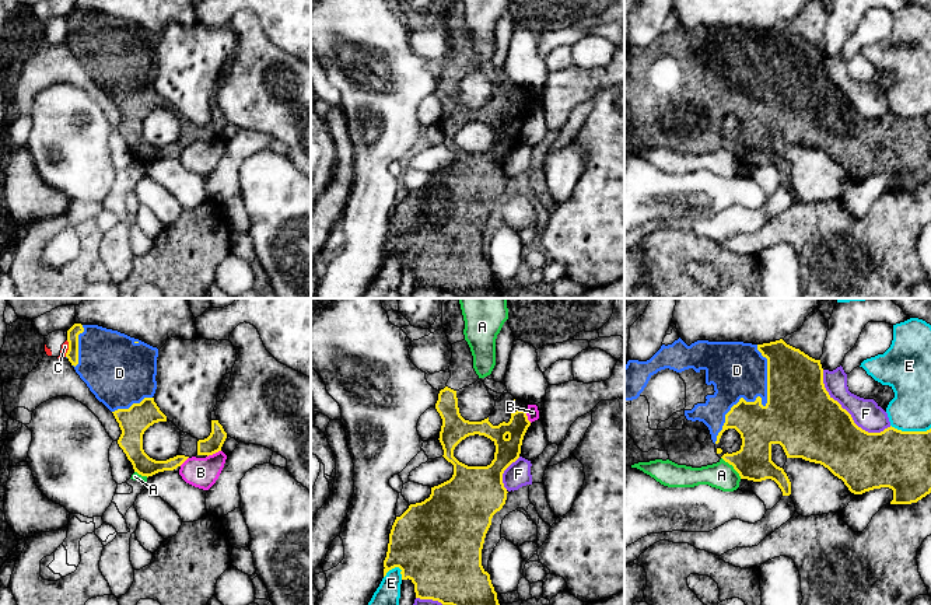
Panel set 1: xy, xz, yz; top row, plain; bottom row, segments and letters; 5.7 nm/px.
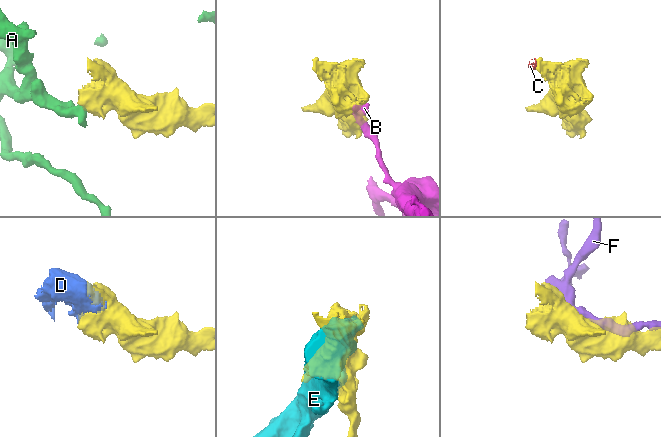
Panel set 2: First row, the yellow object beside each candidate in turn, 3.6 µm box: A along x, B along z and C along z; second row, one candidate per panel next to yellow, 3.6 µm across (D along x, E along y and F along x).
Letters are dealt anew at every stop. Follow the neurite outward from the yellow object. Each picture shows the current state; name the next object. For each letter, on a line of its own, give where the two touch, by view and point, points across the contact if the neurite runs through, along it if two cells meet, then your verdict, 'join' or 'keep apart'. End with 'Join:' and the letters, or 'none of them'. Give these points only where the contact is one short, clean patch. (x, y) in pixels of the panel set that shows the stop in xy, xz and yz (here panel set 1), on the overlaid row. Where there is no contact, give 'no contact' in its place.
A: yz (732, 465) | along yz (721, 457), (741, 478) | keep apart
B: xy (213, 453) | along xy (220, 450), (207, 457) | keep apart
C: xy (69, 349) | along xy (67, 341), (65, 356) | keep apart
D: yz (760, 399) | join
E: yz (910, 432) | keep apart
F: yz (850, 415) | keep apart
Join: D

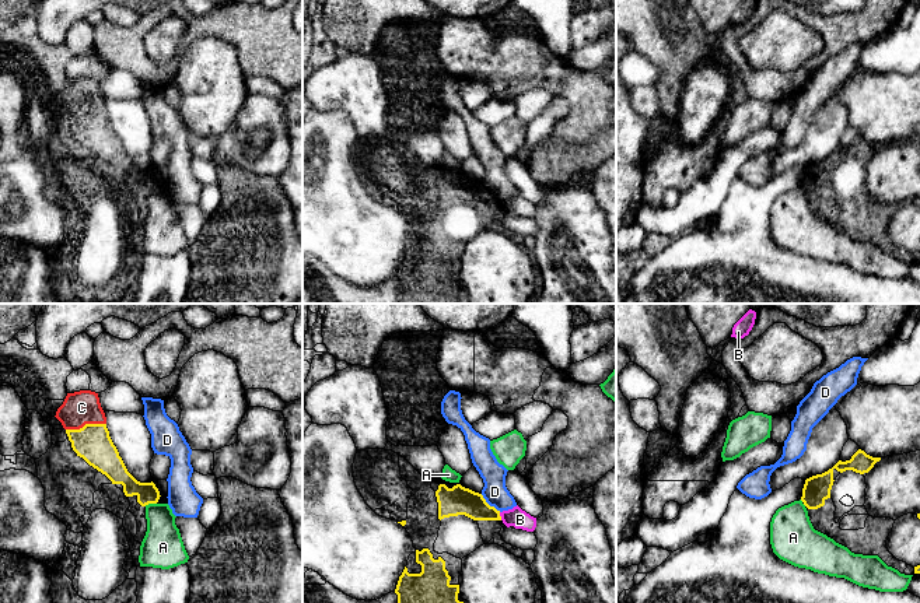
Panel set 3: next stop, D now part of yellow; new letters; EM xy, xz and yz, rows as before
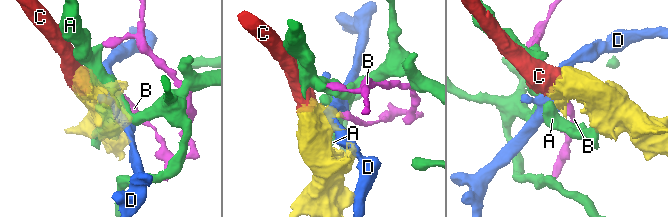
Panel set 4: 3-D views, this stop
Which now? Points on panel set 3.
A: xy (150, 502) | along xy (156, 502), (144, 505) | keep apart
B: xz (500, 516) | along xz (499, 512), (502, 519) | keep apart
C: xy (86, 424) | join
D: xz (489, 505) | along xz (481, 494), (490, 505), (500, 511) | keep apart
Join: C

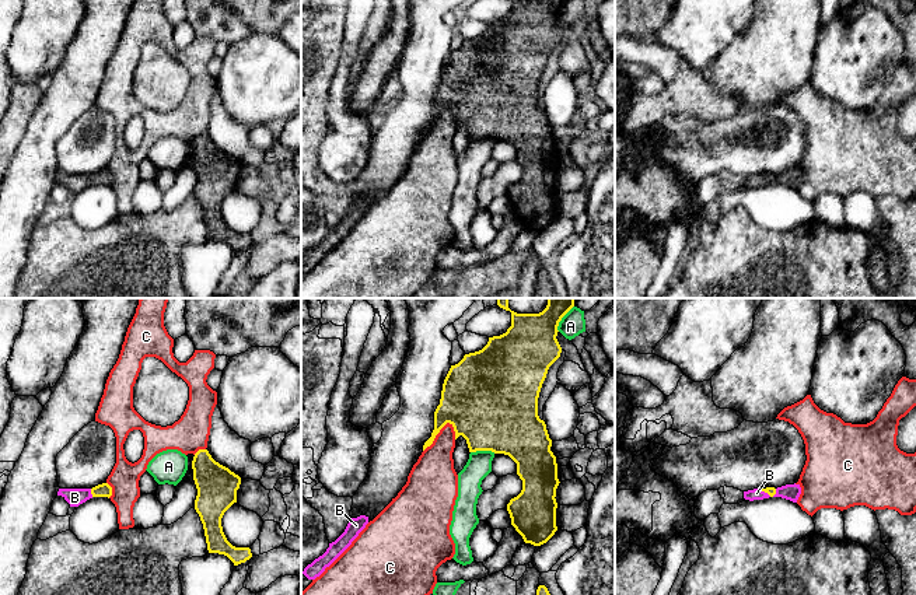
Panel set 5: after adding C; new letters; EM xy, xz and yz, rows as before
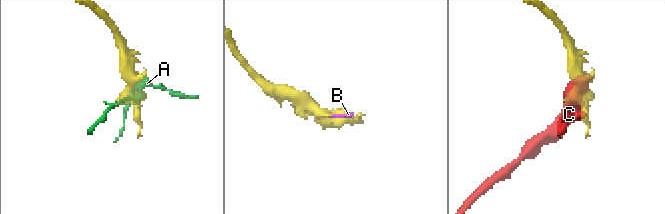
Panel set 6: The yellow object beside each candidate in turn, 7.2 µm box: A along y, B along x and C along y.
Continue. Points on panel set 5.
A: xz (483, 450) | keep apart
B: xy (91, 493) | across xy (101, 490), (91, 493), (74, 497) | join
C: xz (437, 433) | keep apart
Join: B

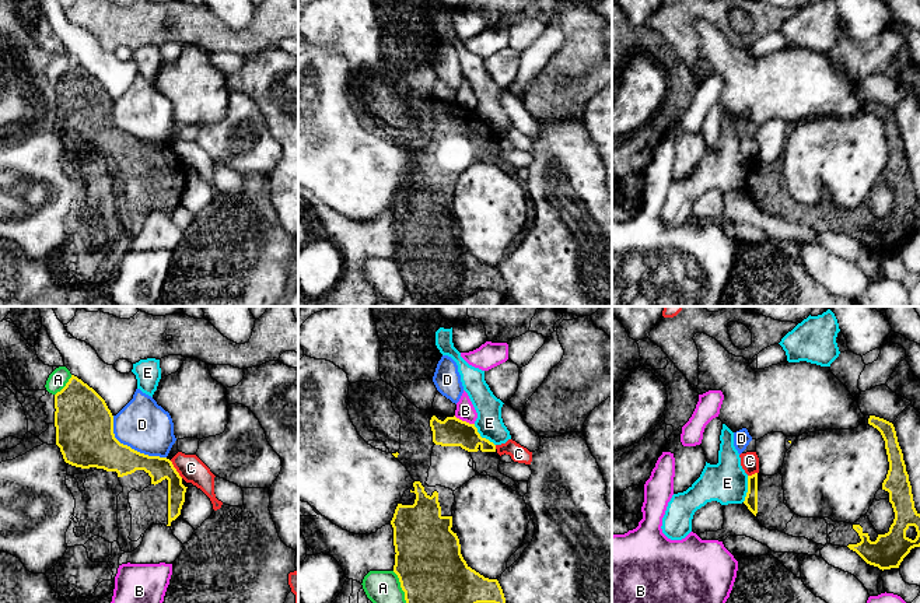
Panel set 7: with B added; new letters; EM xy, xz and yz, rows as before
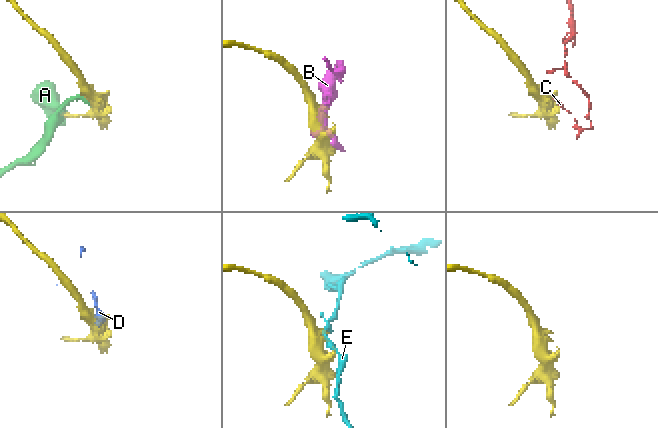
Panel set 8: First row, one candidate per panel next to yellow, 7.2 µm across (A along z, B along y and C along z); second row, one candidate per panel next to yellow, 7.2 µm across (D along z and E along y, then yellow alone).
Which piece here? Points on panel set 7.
A: xz (401, 586) | keep apart
B: xz (464, 421) | keep apart
C: xy (175, 469) | along xy (170, 460), (182, 477) | keep apart
D: xy (129, 447) | keep apart
E: xz (481, 437) | along xz (474, 424), (476, 431), (495, 445) | keep apart
Join: none of them

